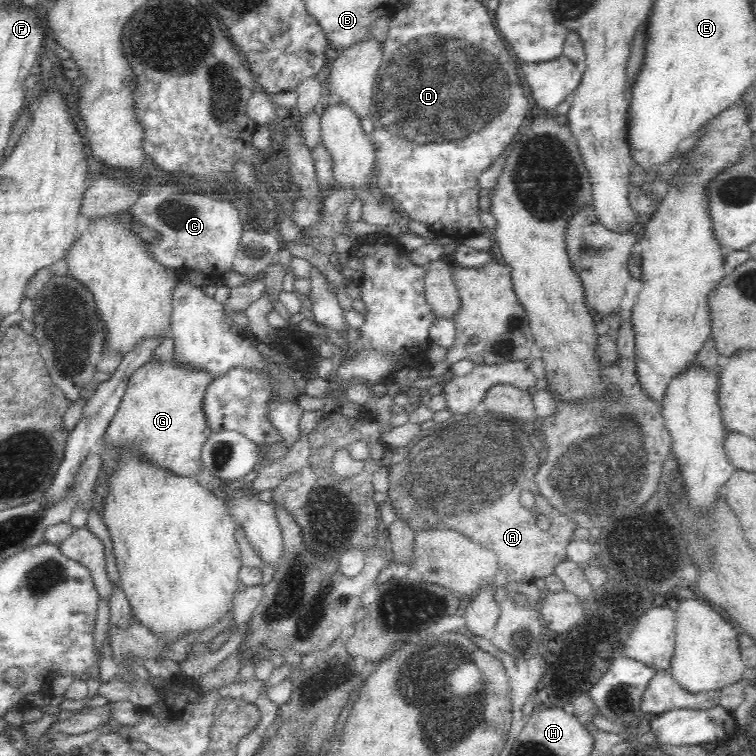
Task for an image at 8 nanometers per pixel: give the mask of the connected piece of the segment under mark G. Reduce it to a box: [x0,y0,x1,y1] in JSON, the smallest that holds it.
[94,357,214,514]

